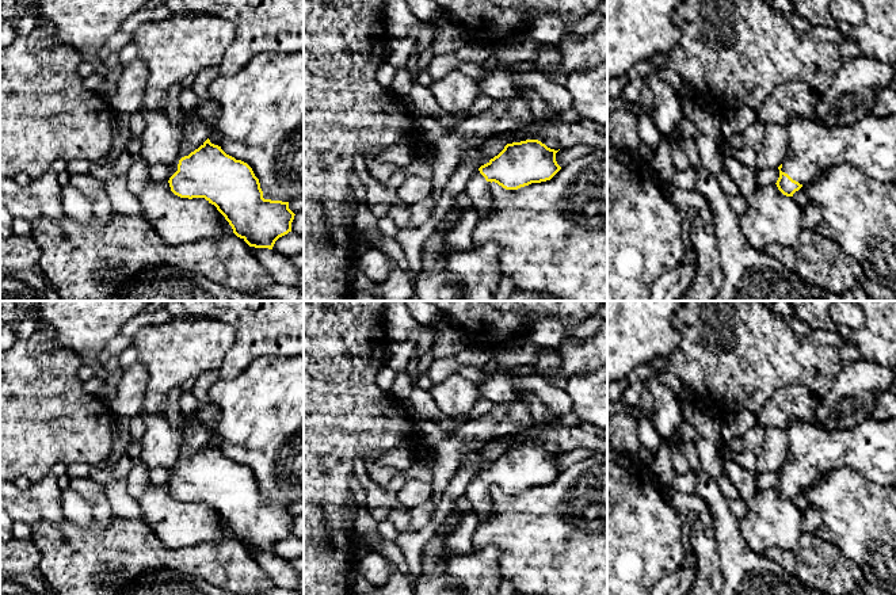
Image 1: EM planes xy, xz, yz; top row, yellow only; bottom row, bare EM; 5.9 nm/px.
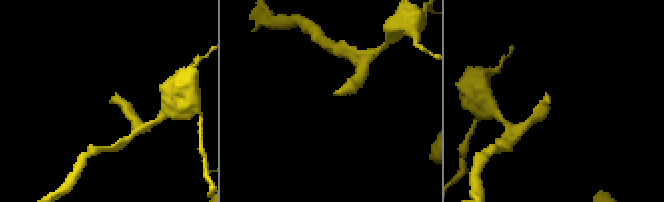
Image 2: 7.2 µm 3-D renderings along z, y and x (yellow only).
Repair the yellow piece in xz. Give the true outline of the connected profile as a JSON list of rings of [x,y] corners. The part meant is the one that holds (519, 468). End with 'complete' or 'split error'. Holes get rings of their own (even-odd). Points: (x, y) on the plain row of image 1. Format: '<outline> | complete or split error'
[[[526,443],[507,447],[497,459],[481,469],[472,478],[464,495],[478,522],[492,515],[489,493],[492,485],[506,493],[518,493],[531,487],[550,484],[561,473],[556,465],[557,455],[538,443]]] | split error

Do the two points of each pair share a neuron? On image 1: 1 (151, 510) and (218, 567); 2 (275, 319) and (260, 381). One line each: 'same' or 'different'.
1: different
2: different

